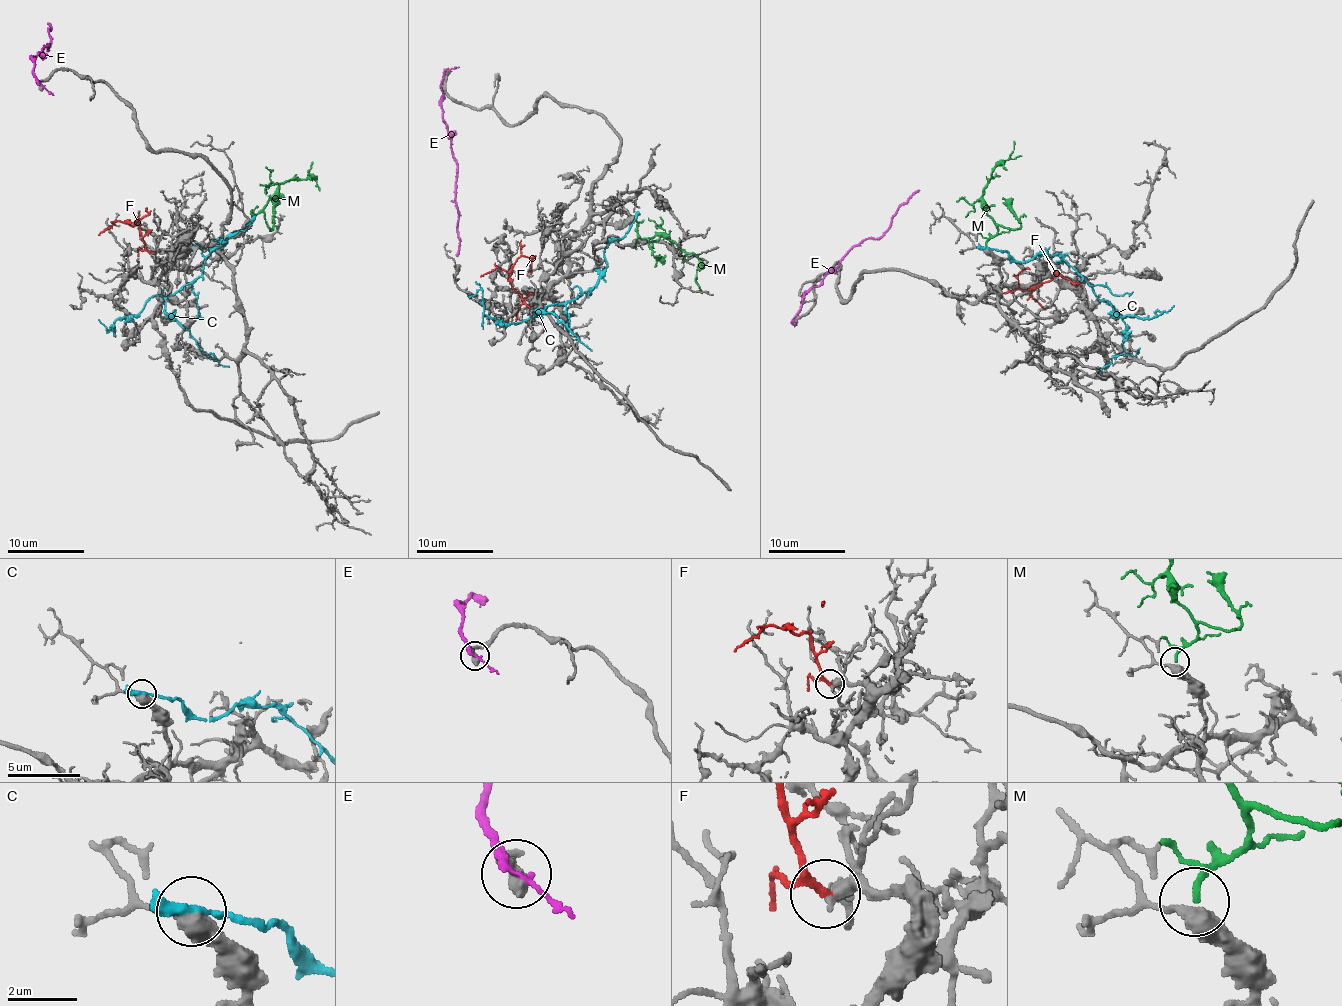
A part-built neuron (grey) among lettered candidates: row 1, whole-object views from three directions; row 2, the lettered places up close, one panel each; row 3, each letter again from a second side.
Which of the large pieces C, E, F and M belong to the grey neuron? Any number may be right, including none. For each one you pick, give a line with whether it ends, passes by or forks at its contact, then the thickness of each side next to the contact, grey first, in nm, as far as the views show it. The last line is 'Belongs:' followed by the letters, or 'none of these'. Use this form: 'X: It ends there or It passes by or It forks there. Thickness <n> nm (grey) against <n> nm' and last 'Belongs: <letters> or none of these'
F: It passes by. Thickness 280 nm (grey) against 180 nm
M: It passes by. Thickness 480 nm (grey) against 120 nm
Belongs: F, M

